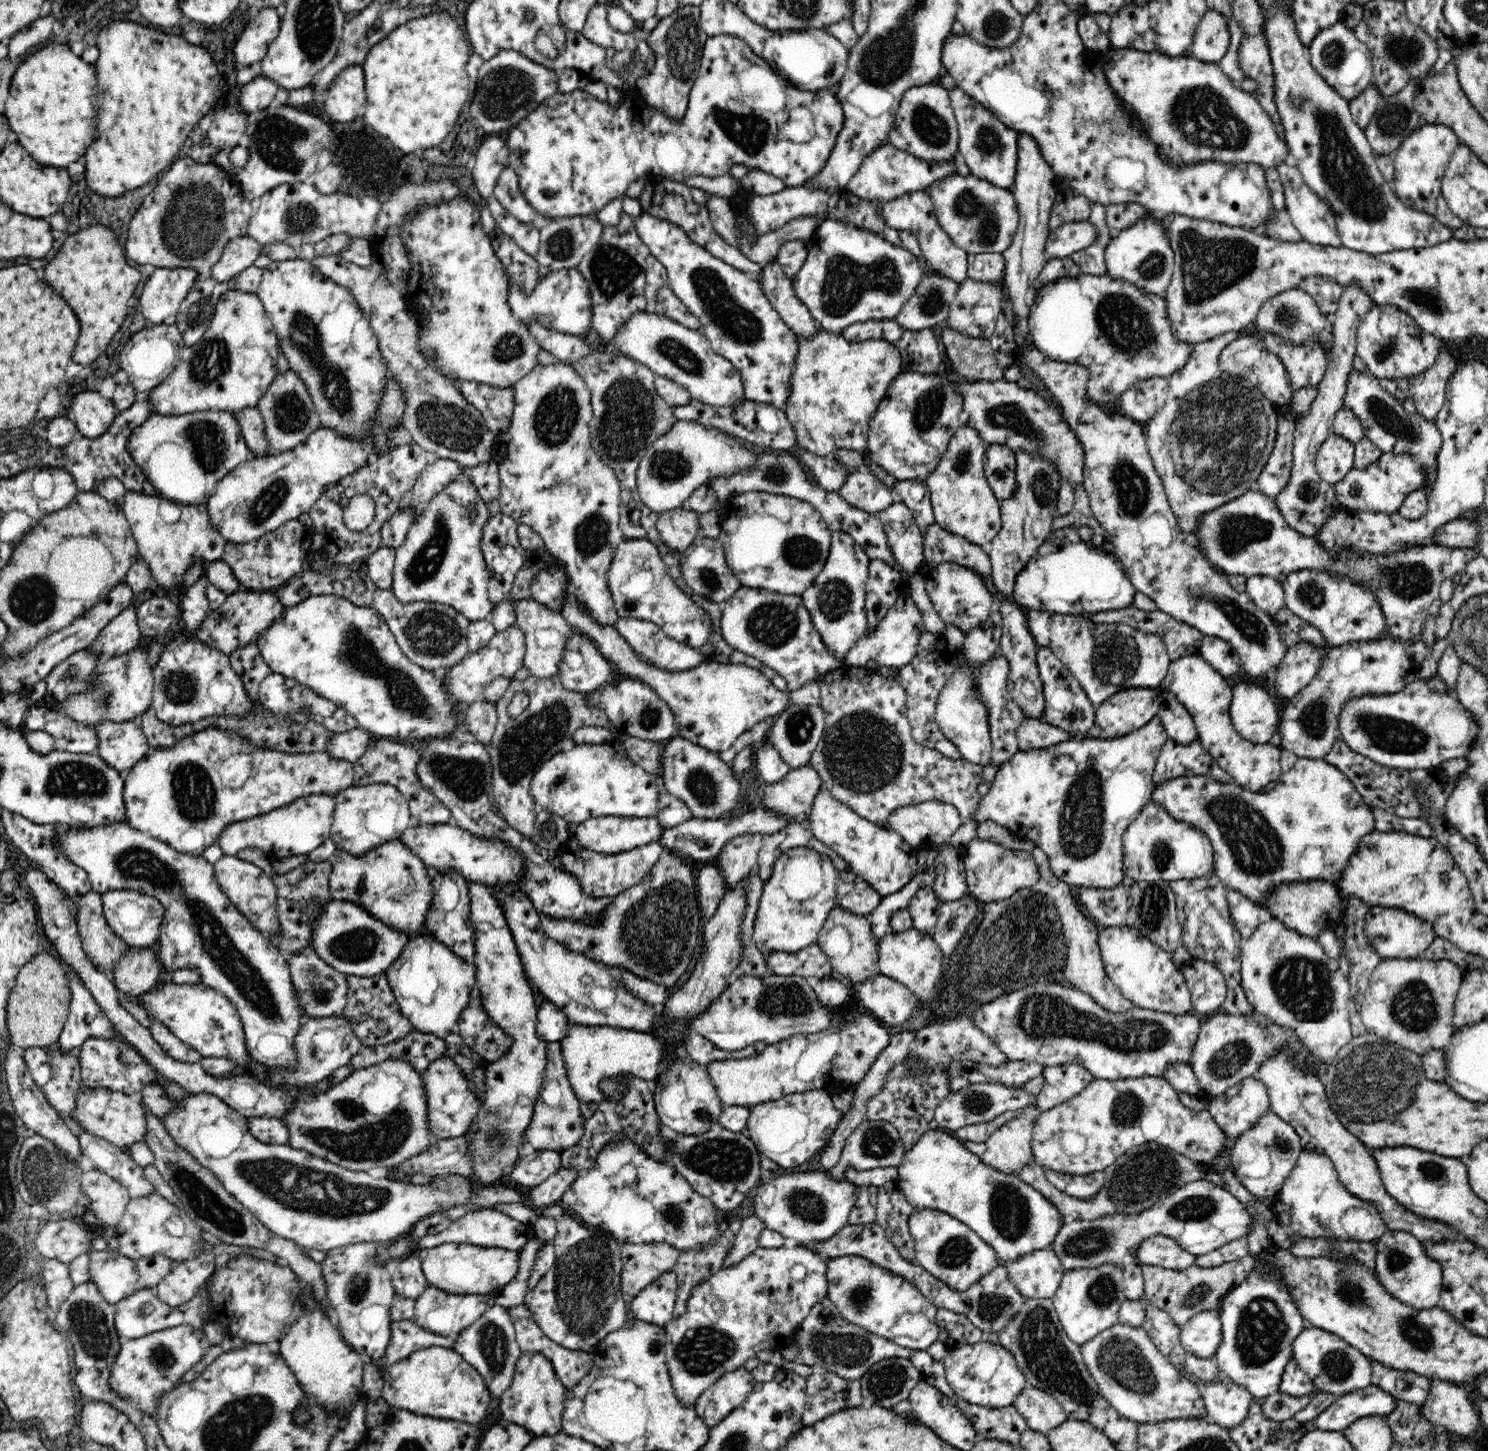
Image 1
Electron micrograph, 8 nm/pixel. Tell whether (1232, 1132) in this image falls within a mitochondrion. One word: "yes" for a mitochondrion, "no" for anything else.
no

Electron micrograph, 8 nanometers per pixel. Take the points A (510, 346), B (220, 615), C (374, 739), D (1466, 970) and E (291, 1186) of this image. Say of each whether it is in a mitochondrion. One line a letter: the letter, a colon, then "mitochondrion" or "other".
A: mitochondrion
B: other
C: other
D: other
E: mitochondrion

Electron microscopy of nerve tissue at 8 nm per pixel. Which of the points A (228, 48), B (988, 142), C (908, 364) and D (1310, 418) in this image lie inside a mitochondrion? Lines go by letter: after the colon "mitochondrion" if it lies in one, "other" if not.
A: other
B: mitochondrion
C: other
D: other

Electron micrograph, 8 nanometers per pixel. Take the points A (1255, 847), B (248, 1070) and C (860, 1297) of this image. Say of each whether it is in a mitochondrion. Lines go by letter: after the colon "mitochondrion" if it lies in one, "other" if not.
A: mitochondrion
B: other
C: mitochondrion

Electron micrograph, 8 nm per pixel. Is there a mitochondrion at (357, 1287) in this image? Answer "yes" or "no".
yes

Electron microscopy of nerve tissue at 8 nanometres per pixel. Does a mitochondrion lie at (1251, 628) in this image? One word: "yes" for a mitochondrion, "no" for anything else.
yes

